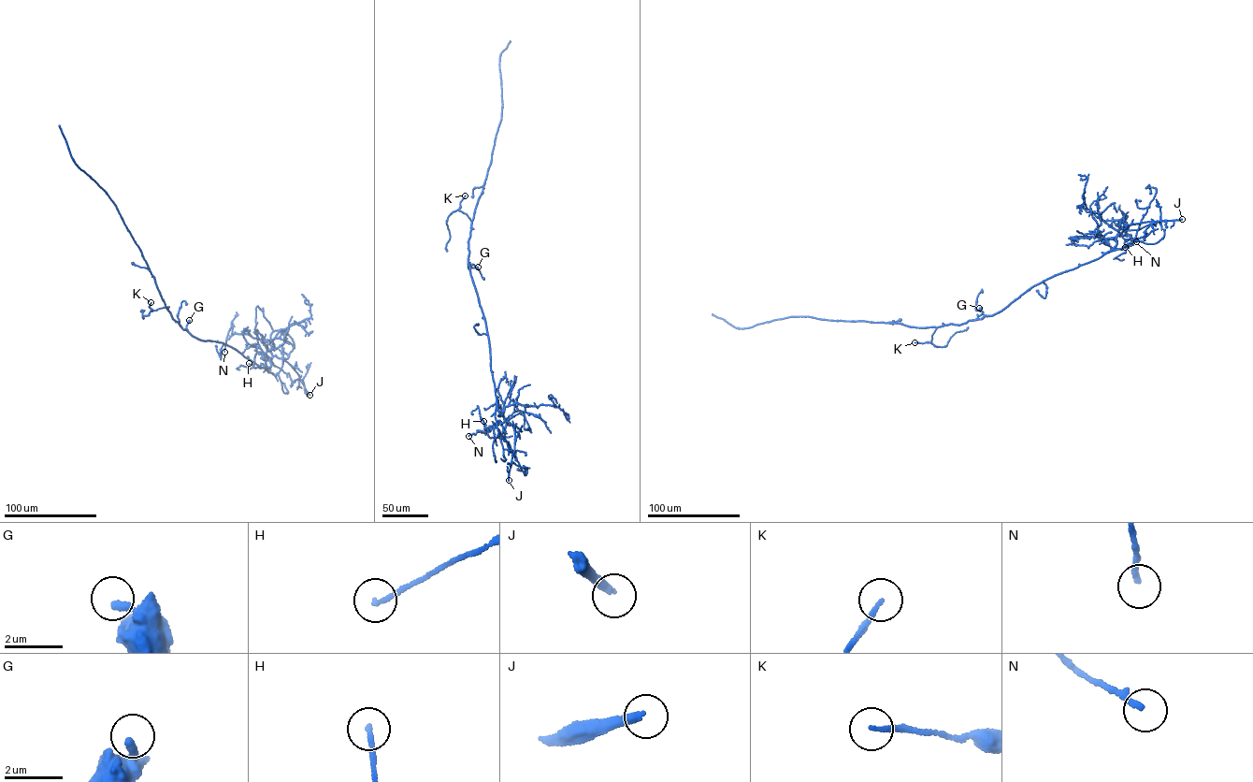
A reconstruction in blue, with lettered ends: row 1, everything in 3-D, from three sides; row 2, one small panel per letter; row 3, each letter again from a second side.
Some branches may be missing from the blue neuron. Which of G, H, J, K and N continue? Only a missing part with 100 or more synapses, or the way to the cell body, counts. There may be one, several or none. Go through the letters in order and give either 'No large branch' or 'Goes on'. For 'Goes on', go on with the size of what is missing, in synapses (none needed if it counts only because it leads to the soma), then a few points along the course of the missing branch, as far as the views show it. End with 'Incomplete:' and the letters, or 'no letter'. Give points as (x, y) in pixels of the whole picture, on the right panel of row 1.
G: No large branch
H: No large branch
J: Goes on. Course of what is missing: (1182, 219), (1222, 219), (1240, 212)
K: No large branch
N: No large branch
Incomplete: J

